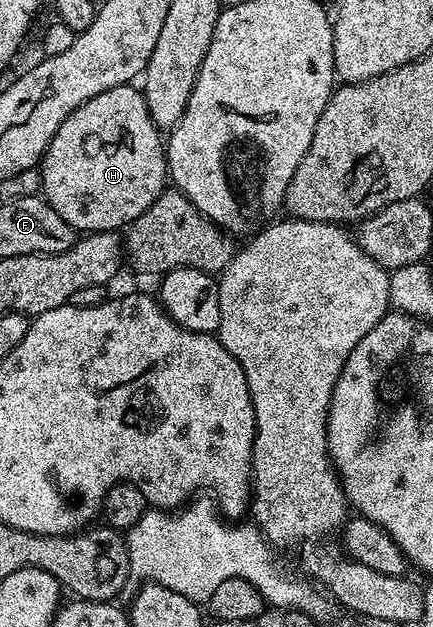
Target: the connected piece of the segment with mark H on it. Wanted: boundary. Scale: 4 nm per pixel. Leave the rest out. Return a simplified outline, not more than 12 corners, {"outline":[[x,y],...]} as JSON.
{"outline":[[137,86],[62,122],[41,194],[78,233],[125,229],[168,187]]}

